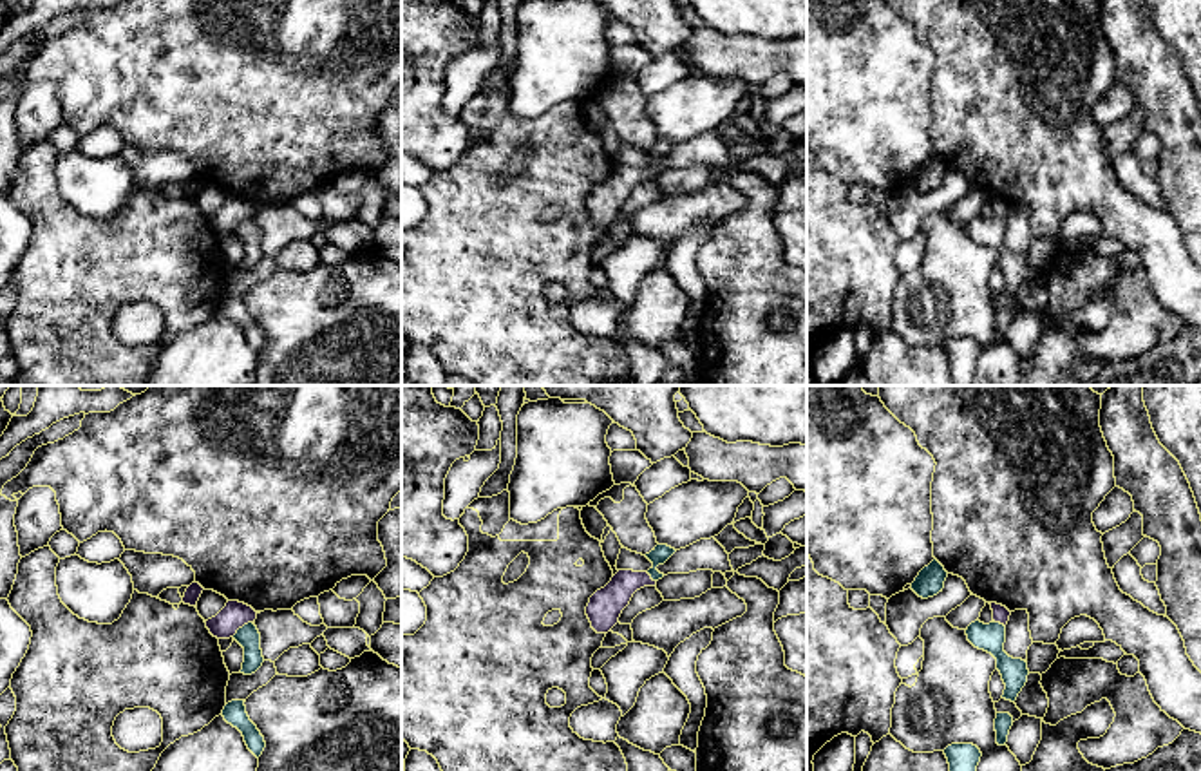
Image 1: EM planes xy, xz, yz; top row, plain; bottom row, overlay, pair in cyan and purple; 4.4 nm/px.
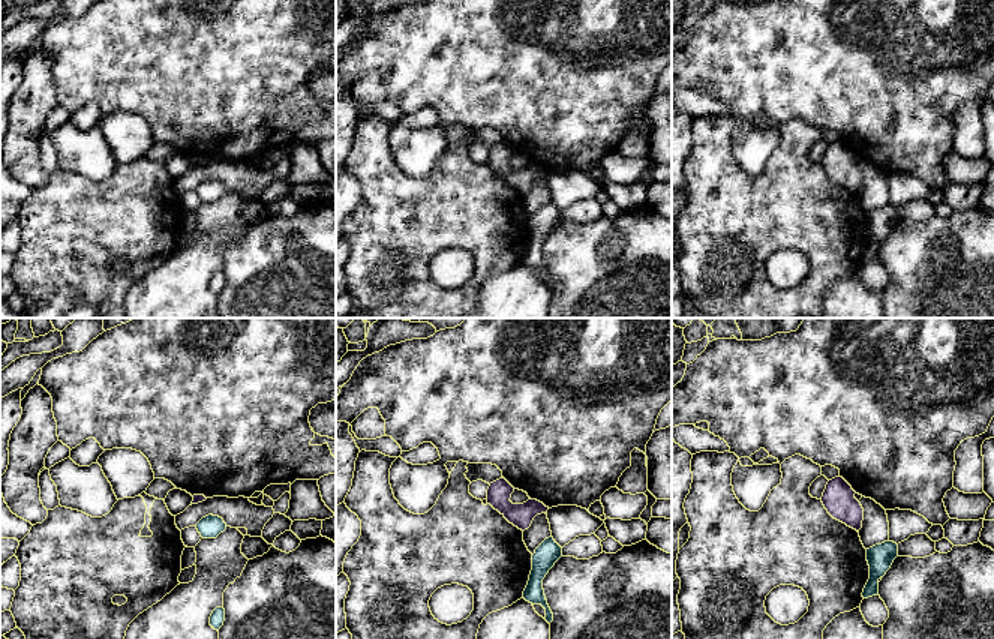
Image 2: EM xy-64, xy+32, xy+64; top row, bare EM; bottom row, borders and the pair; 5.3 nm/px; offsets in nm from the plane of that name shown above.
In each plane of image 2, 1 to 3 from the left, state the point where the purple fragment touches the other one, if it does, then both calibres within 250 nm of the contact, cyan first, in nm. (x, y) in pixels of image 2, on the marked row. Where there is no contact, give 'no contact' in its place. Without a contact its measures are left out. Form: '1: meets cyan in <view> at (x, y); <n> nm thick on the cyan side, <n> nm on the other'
1: no contact
2: no contact
3: no contact

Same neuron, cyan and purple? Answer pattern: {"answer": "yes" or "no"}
{"answer": "no"}

